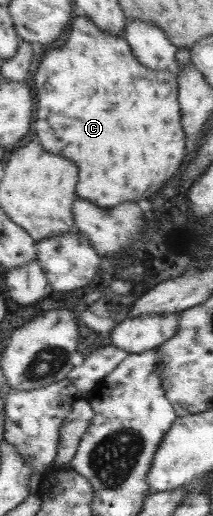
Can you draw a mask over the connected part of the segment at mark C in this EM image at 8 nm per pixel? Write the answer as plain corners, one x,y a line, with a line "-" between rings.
74,16
69,23
70,29
63,46
52,47
51,51
43,54
36,73
32,74
32,94
36,94
36,109
34,110
35,139
40,143
42,150
50,154
60,154
62,158
68,158
78,168
78,178
75,184
75,196
91,202
100,208
112,208
120,202
138,202
150,198
150,194
158,192
164,182
168,182
170,176
180,168
180,162
184,158
184,133
180,123
179,104
177,101
177,78
168,70
146,70
142,64
138,64
137,58
131,53
130,47
123,36
112,36
103,30
98,30
89,18

